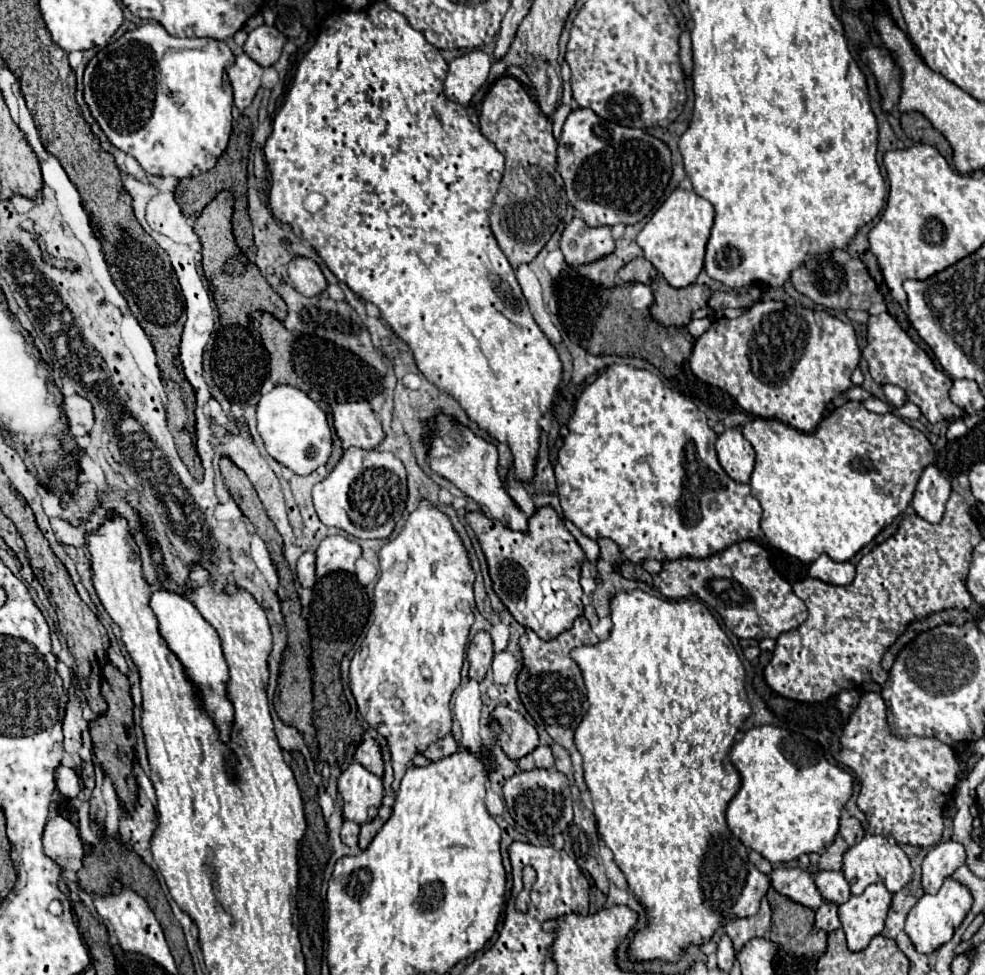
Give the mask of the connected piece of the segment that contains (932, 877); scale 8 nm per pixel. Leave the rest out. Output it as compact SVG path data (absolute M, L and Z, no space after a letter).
M945 841L931 847L923 859L923 889L925 893L937 893L943 879L953 875L965 863L965 847L957 841Z

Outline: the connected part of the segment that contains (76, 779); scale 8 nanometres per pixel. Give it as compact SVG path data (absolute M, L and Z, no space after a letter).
M59 765L57 771L55 771L55 785L63 797L77 797L77 793L80 792L80 777L75 773L75 769L71 767L65 767L65 765Z

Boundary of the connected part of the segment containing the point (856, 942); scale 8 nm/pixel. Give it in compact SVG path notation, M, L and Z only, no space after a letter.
M875 883L861 895L853 895L847 903L839 905L839 919L851 951L863 951L869 941L883 931L891 899L893 893L889 893L883 883Z

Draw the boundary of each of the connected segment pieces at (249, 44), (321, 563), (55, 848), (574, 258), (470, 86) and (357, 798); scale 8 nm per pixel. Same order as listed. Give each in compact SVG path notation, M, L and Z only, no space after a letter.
M261 25L249 33L243 51L261 67L271 67L281 57L285 41L285 35L279 33L277 27Z
M343 535L323 539L317 549L317 575L331 571L355 571L355 561L361 557L361 545Z
M55 817L47 823L43 835L45 855L53 859L59 867L79 871L83 859L83 843L79 831L65 817Z
M575 217L561 235L561 251L569 265L583 265L613 253L615 241L609 227L589 227Z
M475 49L465 57L453 59L449 63L449 75L445 79L445 97L467 107L471 103L471 97L487 81L489 69L491 57L481 49Z
M351 763L337 781L343 799L343 817L359 825L371 821L383 799L383 783L361 763Z

